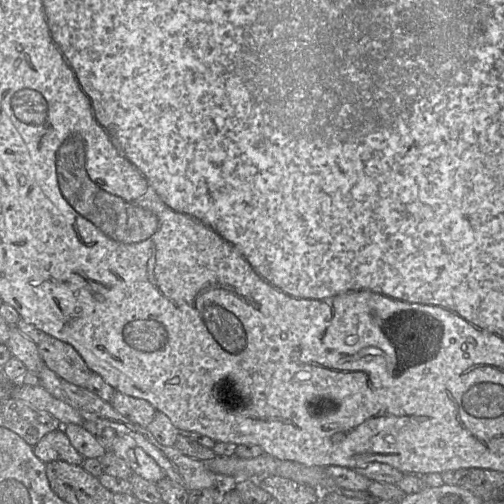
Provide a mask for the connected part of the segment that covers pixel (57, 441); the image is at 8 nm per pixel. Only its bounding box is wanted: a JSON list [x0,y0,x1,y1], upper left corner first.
[33,427,85,465]

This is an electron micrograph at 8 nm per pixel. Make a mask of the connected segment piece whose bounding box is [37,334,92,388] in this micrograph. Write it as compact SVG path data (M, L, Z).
M46 334L37 347L51 371L72 384L86 388L92 371L70 344Z

